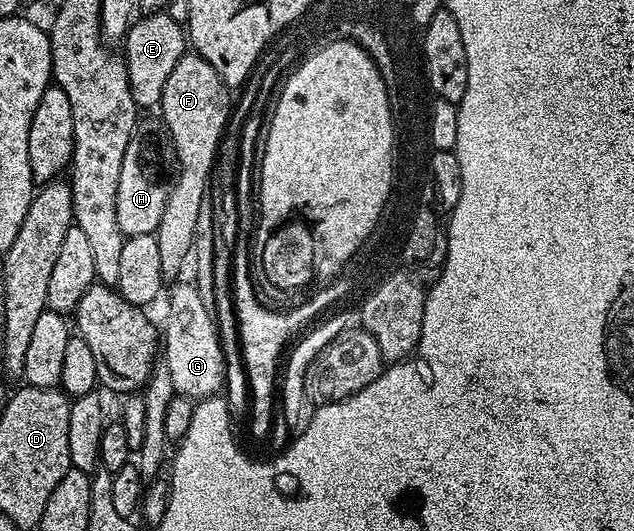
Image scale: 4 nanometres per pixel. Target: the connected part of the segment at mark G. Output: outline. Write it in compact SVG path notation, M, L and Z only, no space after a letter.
M181 282L173 285L168 299L166 323L162 325L162 355L172 374L175 394L187 400L206 400L219 394L224 385L225 361L217 326L197 288Z

